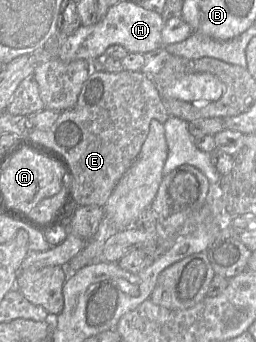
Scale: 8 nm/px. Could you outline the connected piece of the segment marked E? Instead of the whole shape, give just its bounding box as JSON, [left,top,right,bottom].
[28,68,169,208]

